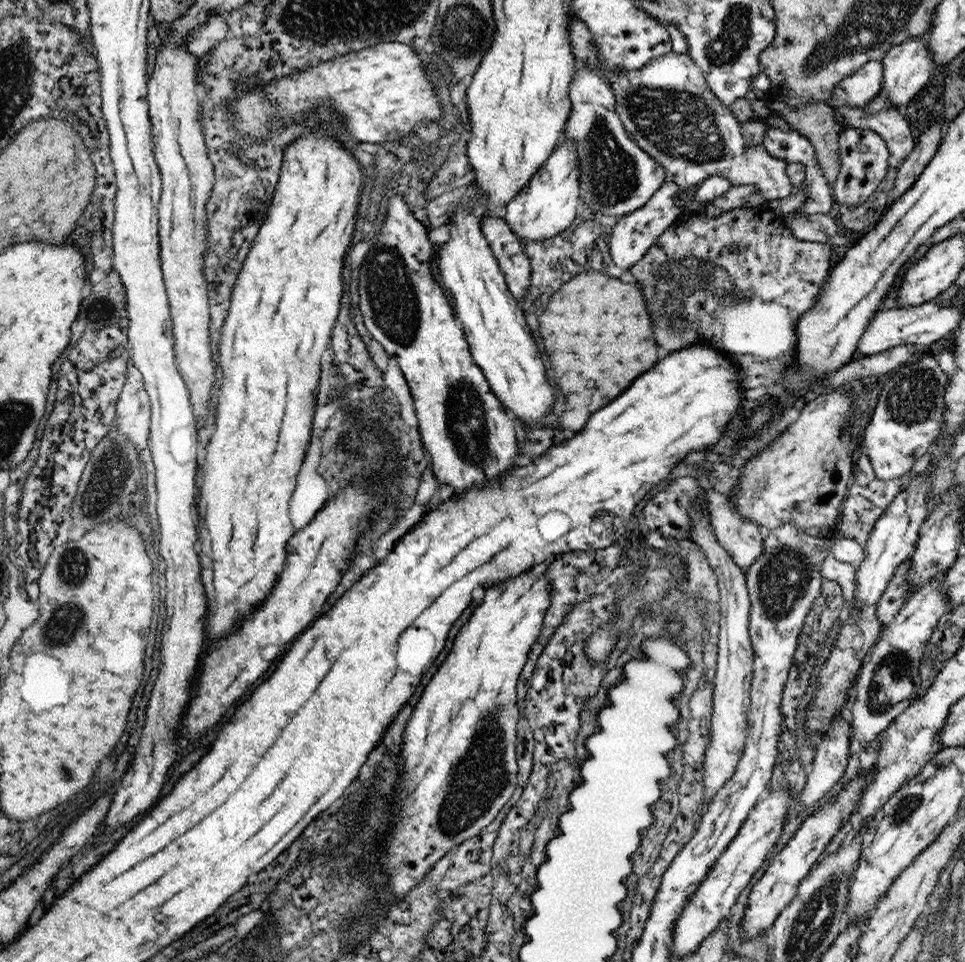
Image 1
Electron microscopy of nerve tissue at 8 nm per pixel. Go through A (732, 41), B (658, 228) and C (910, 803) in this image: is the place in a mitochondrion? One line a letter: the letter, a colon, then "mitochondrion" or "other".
A: mitochondrion
B: other
C: mitochondrion

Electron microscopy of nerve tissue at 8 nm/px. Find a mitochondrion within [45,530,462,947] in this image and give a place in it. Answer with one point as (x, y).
(68, 774)

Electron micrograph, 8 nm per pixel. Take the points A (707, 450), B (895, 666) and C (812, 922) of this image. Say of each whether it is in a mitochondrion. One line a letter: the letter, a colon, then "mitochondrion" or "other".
A: other
B: mitochondrion
C: mitochondrion

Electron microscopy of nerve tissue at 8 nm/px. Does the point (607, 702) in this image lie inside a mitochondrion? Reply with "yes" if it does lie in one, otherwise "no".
no

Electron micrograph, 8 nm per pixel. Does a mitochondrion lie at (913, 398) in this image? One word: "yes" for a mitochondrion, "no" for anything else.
yes

